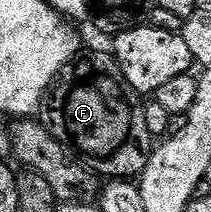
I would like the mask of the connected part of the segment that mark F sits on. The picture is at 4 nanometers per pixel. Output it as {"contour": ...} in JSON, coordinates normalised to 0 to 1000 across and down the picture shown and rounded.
{"contour":[[[436,236],[422,255],[412,255],[412,245],[365,255],[360,269],[336,274],[332,288],[284,325],[275,358],[251,377],[242,406],[232,406],[227,439],[209,453],[199,486],[199,571],[209,599],[218,599],[218,608],[227,608],[289,679],[322,693],[336,722],[393,750],[417,797],[431,802],[441,821],[493,849],[626,849],[682,816],[692,774],[711,755],[711,736],[730,703],[720,627],[711,623],[711,604],[692,604],[692,528],[682,524],[682,509],[687,486],[673,476],[668,448],[649,443],[635,410],[588,373],[588,344],[573,340],[545,269],[536,269],[526,250],[488,255],[474,236]]]}

